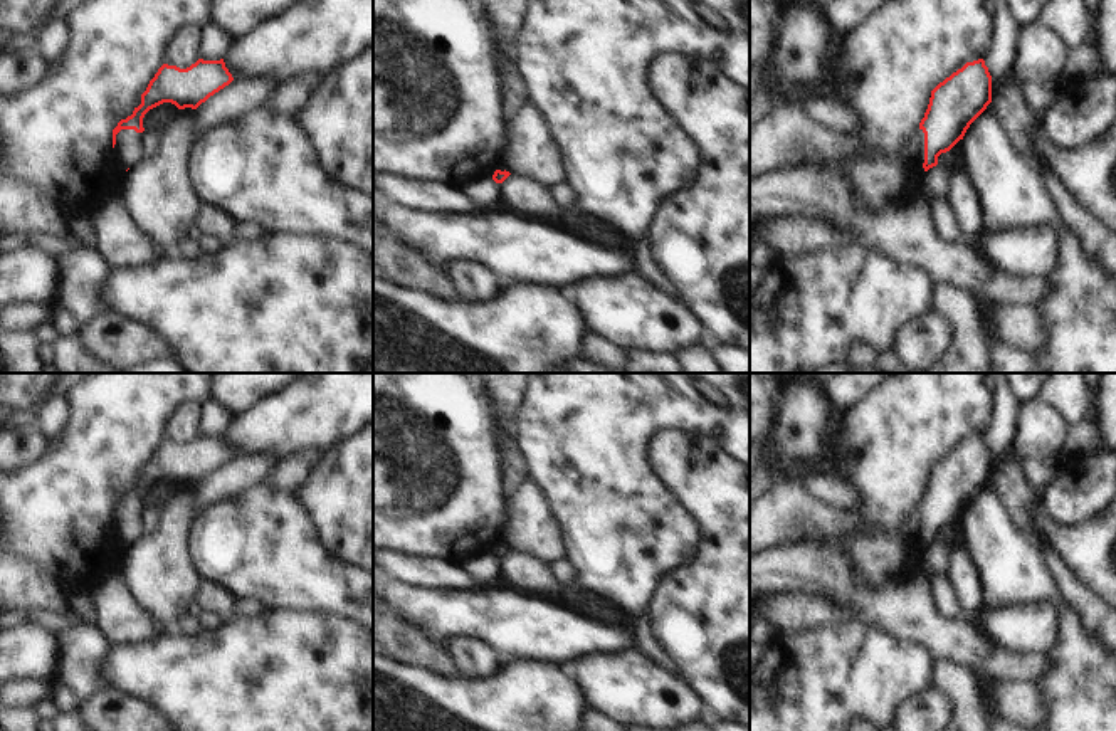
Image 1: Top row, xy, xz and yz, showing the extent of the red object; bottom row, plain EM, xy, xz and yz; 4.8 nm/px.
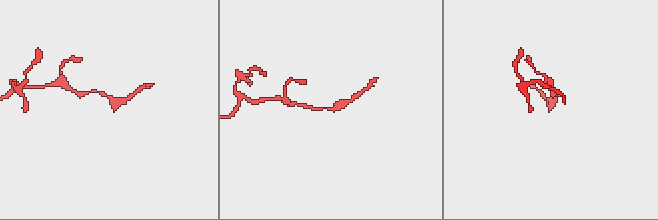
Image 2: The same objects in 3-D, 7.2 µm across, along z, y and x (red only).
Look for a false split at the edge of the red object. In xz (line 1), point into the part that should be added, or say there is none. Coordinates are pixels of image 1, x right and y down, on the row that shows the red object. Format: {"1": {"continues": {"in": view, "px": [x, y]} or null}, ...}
{"1": {"continues": {"in": "xz", "px": [505, 15]}}}

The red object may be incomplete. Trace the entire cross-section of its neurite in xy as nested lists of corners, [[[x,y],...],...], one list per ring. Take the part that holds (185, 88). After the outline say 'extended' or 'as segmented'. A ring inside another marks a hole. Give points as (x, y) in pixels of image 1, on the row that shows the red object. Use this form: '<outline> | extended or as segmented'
[[[198,59],[187,69],[163,64],[141,94],[141,104],[113,129],[113,148],[123,170],[126,171],[143,160],[143,118],[150,109],[163,103],[171,103],[178,109],[197,109],[232,81],[224,59]]] | extended

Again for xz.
[[[481,0],[496,44],[496,71],[499,82],[501,113],[504,119],[504,145],[499,151],[497,170],[492,175],[496,183],[503,183],[511,175],[508,161],[509,121],[526,104],[526,86],[521,81],[516,62],[514,45],[518,30],[526,15],[524,0]]] | extended

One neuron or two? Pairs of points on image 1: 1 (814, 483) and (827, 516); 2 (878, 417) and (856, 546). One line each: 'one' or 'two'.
1: two
2: one

